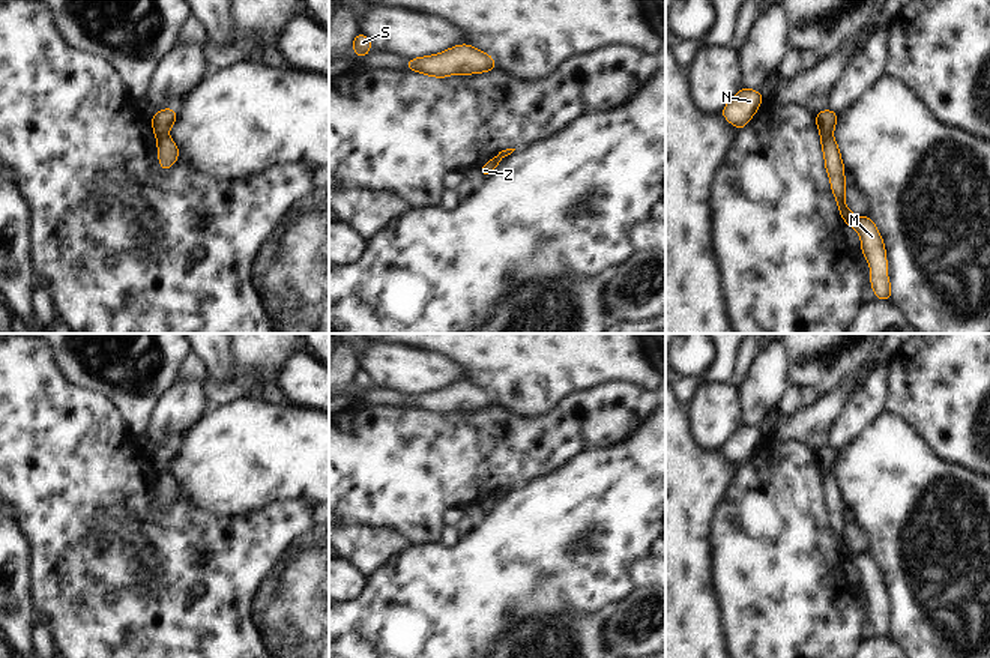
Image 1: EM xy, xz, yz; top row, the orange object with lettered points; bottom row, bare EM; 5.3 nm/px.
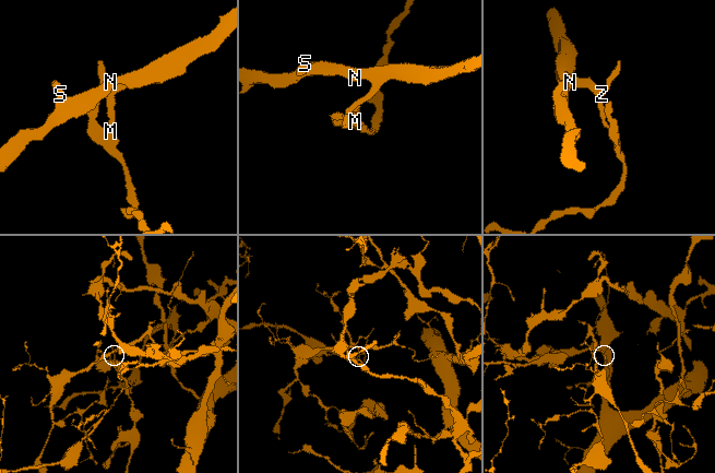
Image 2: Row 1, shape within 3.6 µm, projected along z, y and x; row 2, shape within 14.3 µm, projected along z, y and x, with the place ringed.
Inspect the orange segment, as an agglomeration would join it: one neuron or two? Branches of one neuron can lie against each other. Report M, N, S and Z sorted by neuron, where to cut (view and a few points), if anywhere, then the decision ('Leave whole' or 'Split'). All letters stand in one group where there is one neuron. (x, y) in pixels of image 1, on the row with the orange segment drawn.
Groups: M / N S Z. Split along xy (166, 132), (156, 135). Split.

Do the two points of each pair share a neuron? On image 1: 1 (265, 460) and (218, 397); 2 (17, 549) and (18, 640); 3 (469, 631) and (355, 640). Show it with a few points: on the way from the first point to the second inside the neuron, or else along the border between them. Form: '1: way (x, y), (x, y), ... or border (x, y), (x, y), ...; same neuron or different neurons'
1: border (259, 398), (235, 398), (209, 410); different neurons
2: way (18, 571), (18, 598), (23, 607), (18, 618); same neuron
3: way (440, 631), (412, 631), (403, 640), (383, 640); same neuron

